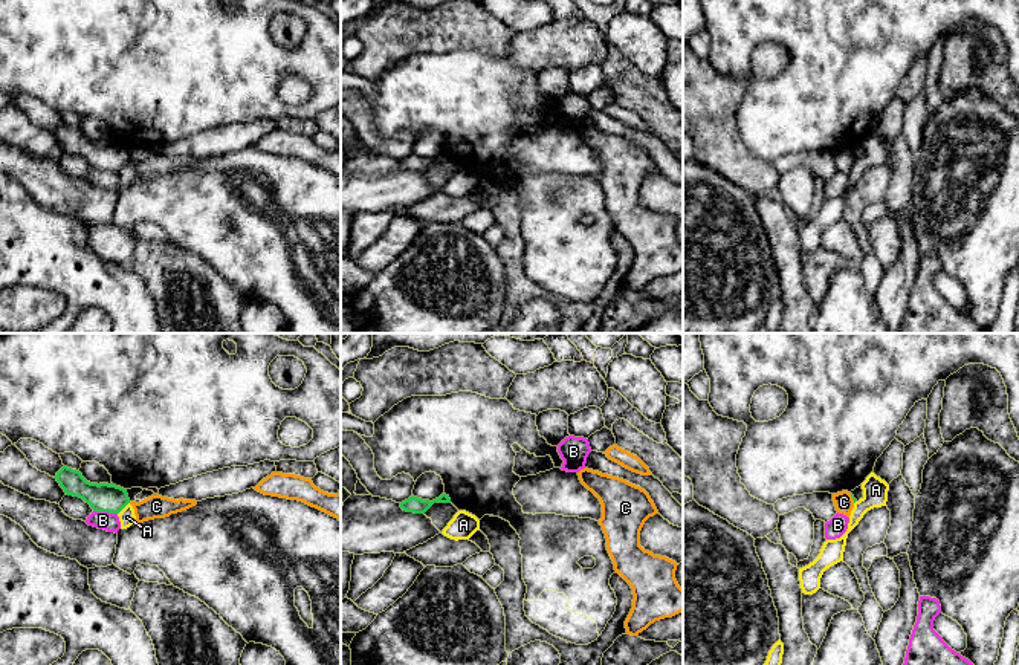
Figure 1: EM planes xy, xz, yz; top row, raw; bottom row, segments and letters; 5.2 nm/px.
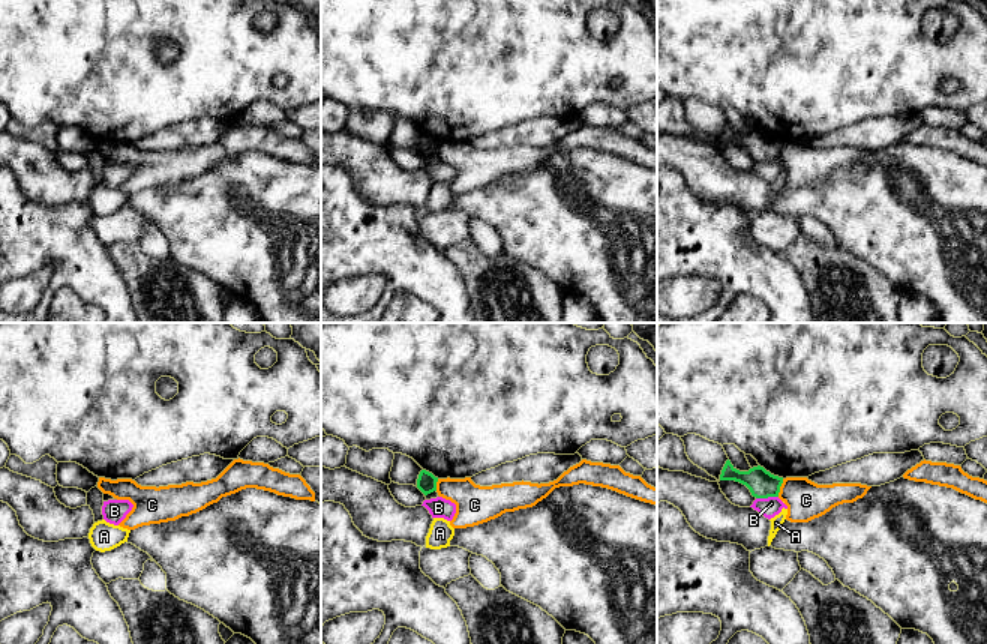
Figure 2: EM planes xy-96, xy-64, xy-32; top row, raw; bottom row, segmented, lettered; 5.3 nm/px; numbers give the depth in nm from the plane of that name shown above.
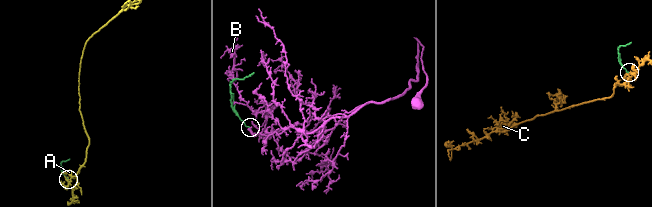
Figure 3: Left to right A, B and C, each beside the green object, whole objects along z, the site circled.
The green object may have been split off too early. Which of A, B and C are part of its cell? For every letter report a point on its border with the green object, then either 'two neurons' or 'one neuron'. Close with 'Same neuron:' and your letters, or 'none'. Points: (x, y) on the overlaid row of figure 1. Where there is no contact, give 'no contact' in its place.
A: contact xy (124, 506); two neurons
B: contact xy (106, 511); two neurons
C: contact yz (853, 499); two neurons
Same neuron: none

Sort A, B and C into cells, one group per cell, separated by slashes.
A / B / C

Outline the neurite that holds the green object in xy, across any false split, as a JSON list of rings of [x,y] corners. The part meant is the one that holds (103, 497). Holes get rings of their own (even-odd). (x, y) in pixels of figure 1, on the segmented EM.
[[[63,466],[55,478],[66,495],[82,498],[96,512],[119,514],[130,503],[127,489],[113,483],[90,483],[79,471],[67,466]]]

